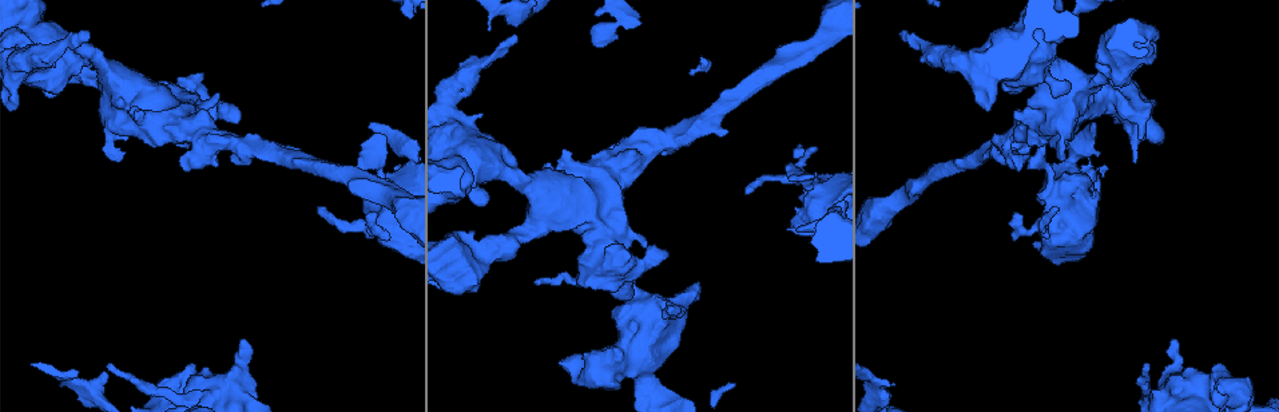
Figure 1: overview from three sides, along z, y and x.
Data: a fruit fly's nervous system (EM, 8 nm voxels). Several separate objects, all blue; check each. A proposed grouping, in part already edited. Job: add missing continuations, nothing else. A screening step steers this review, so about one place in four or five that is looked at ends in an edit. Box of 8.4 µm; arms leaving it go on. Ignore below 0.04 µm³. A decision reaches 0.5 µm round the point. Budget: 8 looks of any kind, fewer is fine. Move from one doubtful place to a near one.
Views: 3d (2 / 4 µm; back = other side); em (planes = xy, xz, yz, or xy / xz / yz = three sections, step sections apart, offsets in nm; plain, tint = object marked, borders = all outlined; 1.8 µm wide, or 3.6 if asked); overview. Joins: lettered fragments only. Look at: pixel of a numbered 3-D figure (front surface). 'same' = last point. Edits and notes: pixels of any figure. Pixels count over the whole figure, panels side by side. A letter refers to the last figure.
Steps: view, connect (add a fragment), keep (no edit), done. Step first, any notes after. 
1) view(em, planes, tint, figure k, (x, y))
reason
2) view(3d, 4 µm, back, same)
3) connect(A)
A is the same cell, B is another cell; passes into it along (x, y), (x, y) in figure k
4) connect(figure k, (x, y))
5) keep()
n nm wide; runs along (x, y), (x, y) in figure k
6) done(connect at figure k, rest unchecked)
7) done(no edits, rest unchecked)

view(em, planes, borders, figure 1, (86, 32))
long arm stops here

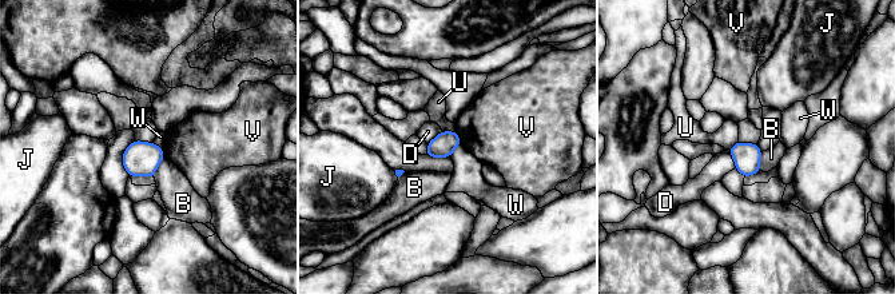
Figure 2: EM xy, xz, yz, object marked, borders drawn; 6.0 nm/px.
keep()
B touches over 150 nm; B, D, J, U, V and W are other cells; border along (460, 144), (449, 157) in figure 2; none of them fits

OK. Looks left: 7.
view(3d, 2 µm, back, figure 1, (1064, 85))
branch stops here

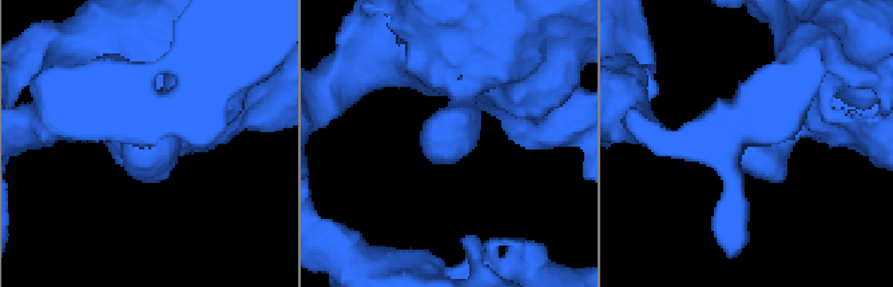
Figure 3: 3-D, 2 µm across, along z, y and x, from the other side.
view(em, planes, borders, figure 3, (424, 145))

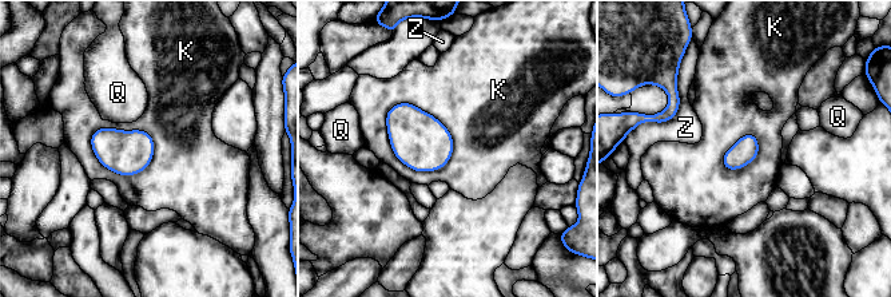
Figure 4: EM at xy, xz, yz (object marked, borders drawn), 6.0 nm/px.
keep()
K, Q and Z are other cells; border along (393, 105), (446, 129), (441, 169) in figure 4; none of them fits

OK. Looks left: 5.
view(em, planes, borders, figure 1, (585, 227))
a narrow waist

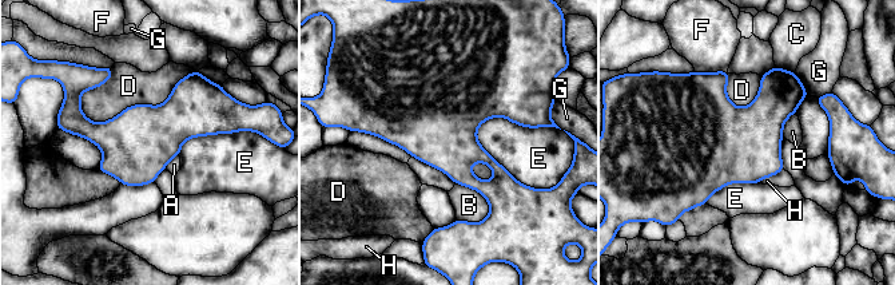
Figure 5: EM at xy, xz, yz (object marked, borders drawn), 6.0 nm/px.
keep()
A, B, C, D, E, F, G and H are other cells; border along (178, 155), (166, 166) in figure 5; no lettered fragment goes on from it

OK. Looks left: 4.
view(3d, 4 µm, back, figure 1, (317, 207))
free end

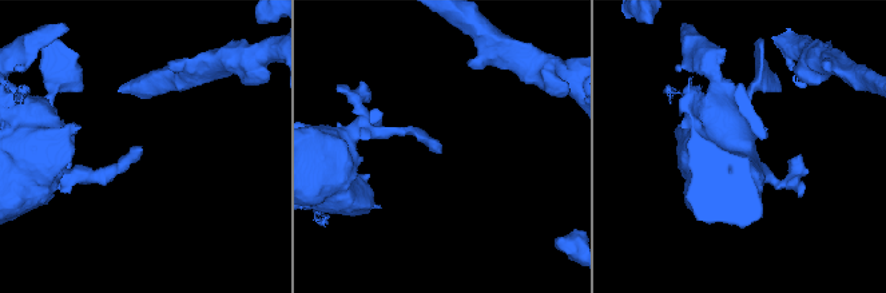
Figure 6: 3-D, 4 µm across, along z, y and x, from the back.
view(em, planes, plain, figure 6, (141, 150))

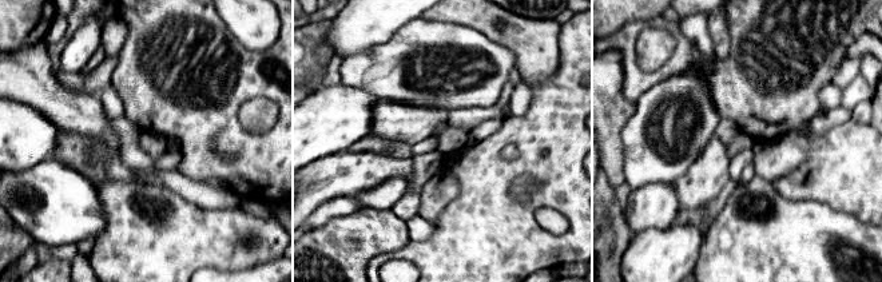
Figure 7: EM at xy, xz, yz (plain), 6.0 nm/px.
view(em, planes, borders, same)

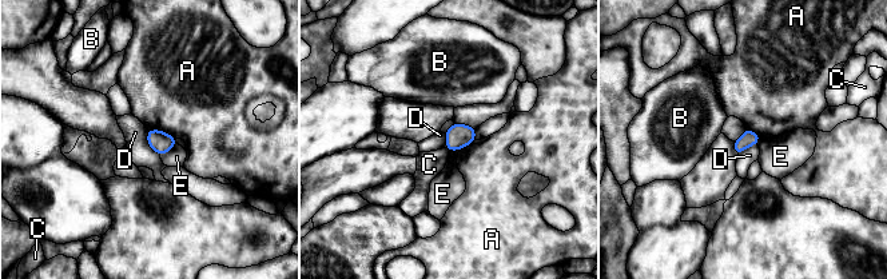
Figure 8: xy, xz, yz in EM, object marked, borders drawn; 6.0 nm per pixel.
keep()
100 nm wide; A, B, C, D and E are other cells; border along (146, 130), (146, 142), (159, 156) in figure 8; none of them fits

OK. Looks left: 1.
done(no edits, rest unchecked)

